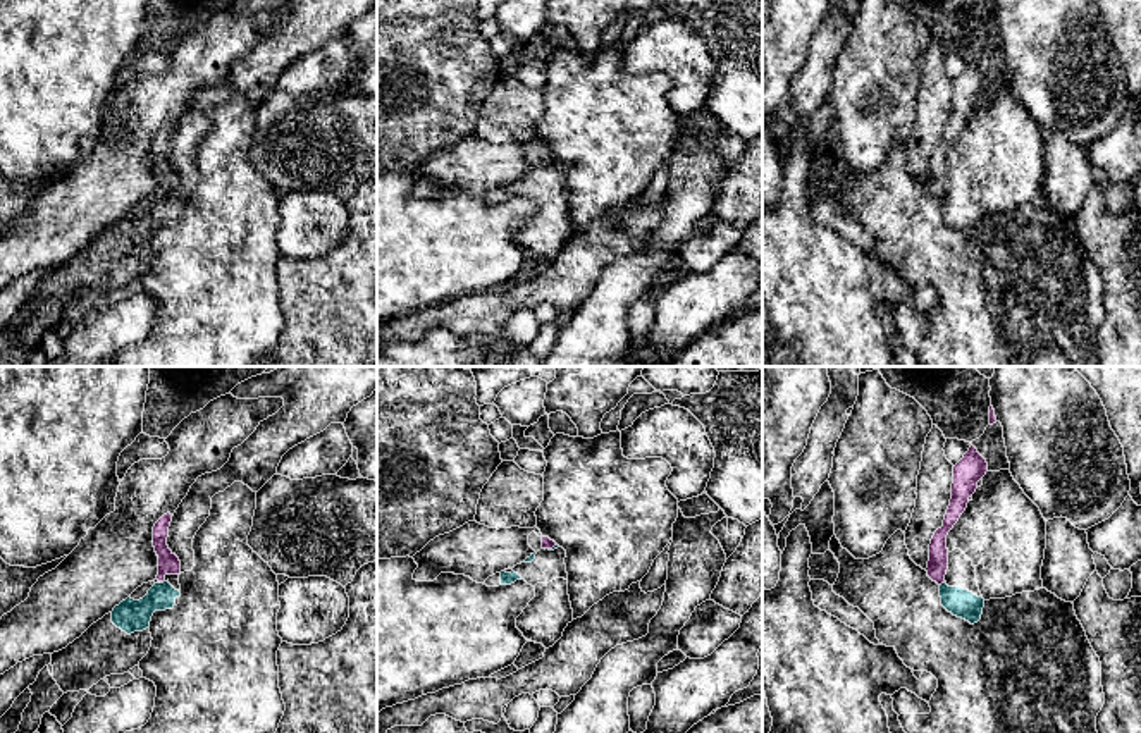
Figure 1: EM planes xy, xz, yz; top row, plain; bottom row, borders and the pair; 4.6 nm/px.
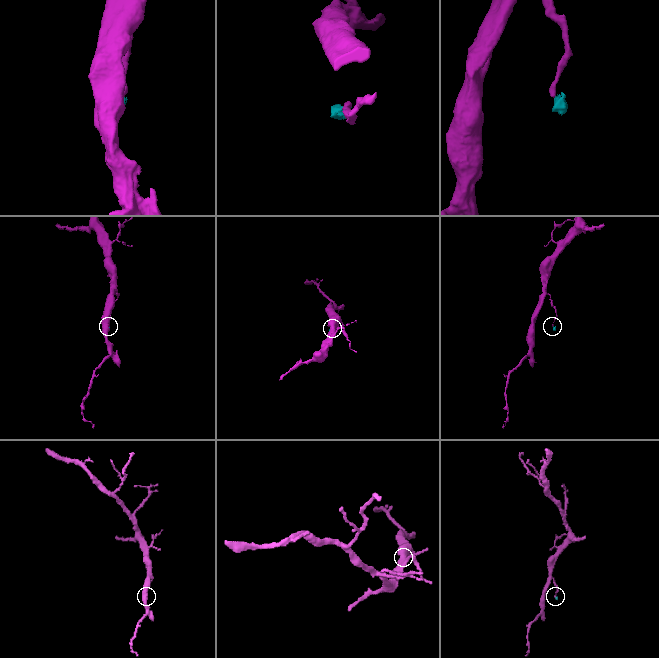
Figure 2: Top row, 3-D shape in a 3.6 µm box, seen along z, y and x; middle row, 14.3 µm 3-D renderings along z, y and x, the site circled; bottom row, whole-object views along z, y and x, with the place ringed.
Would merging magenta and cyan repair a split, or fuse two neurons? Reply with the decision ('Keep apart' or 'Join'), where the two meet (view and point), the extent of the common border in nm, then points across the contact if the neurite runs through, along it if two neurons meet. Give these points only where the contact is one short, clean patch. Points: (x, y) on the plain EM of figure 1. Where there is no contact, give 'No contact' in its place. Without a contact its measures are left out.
Keep apart. Touches magenta at yz (942, 197). Shared border 40 nm. Boundary: yz (945, 197), (940, 200)

